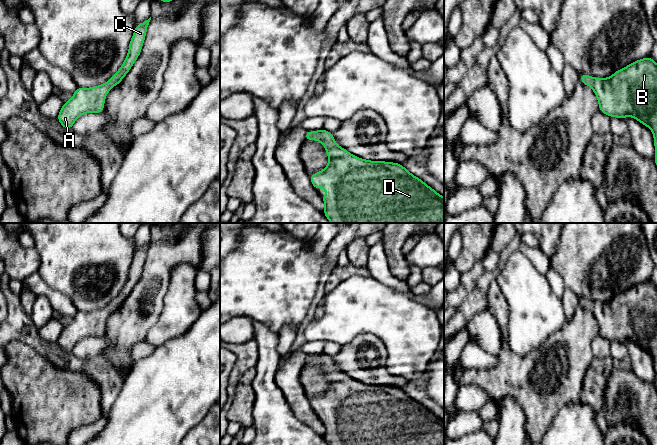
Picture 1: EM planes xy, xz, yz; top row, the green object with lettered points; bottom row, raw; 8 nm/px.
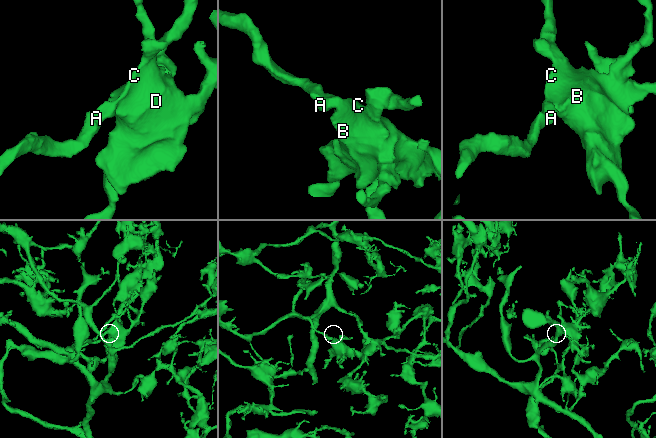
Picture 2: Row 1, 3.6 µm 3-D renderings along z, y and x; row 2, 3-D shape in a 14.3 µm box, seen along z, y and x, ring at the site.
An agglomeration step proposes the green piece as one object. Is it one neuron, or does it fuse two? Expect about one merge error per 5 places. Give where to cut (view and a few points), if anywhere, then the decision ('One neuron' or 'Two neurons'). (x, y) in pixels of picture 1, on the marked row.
No split. One neuron

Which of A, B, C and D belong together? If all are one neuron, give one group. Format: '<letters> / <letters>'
A B C D

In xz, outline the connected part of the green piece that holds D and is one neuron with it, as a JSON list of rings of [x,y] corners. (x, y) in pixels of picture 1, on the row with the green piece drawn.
[[[327,130],[307,131],[306,140],[318,140],[327,149],[329,163],[325,169],[310,175],[315,189],[327,188],[328,194],[321,197],[325,202],[323,214],[331,223],[444,223],[444,197],[430,188],[421,179],[408,172],[402,164],[369,161],[356,157],[338,146],[333,134]]]

